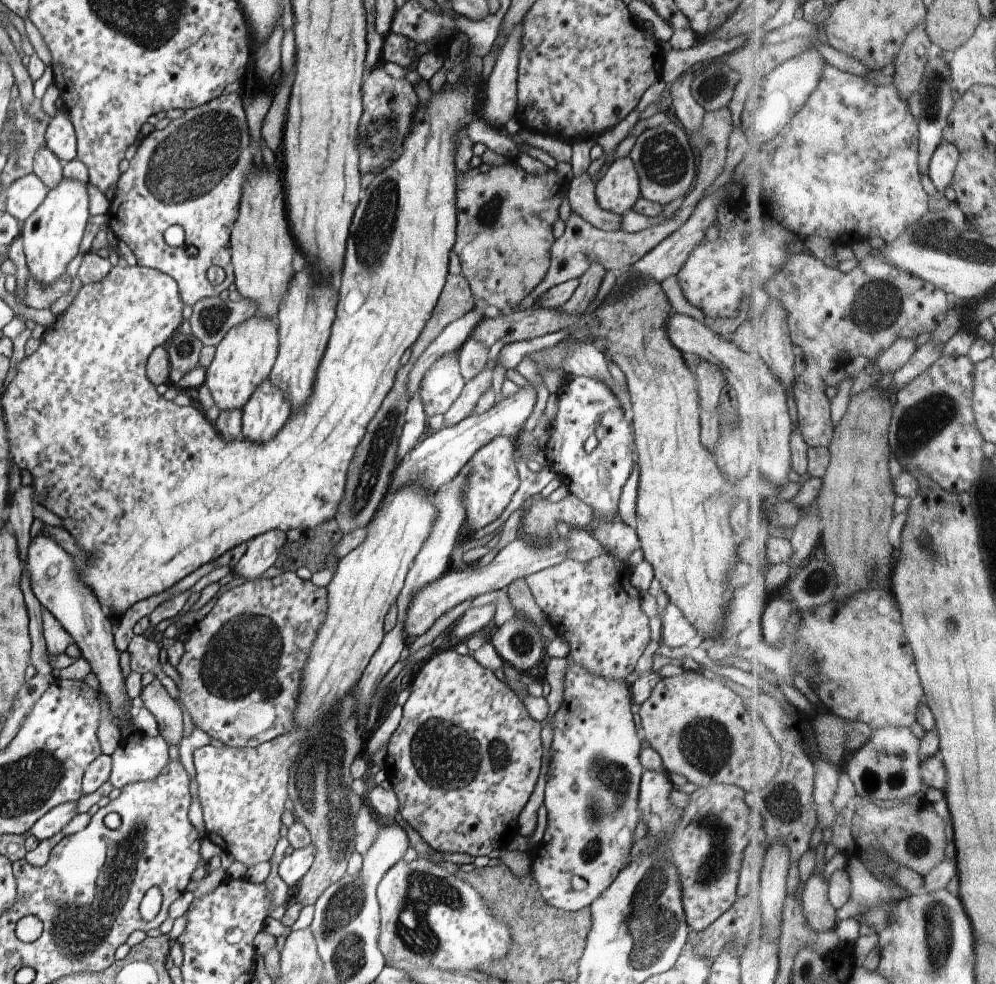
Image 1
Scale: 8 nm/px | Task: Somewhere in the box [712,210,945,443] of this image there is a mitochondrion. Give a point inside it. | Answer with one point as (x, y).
(877, 308)

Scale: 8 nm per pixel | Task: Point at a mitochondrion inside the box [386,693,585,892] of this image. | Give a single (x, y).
(423, 739)

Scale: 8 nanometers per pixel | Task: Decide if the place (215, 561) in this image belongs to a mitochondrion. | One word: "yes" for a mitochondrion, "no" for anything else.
no

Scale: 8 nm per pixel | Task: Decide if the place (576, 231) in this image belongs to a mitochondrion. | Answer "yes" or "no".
no

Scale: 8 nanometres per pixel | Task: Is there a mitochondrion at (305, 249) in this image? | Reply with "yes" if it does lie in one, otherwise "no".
no

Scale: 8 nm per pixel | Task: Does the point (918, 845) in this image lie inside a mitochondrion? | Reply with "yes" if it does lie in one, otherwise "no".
yes

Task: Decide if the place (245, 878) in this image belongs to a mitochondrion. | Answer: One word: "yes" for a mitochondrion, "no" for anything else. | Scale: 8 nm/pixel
no

